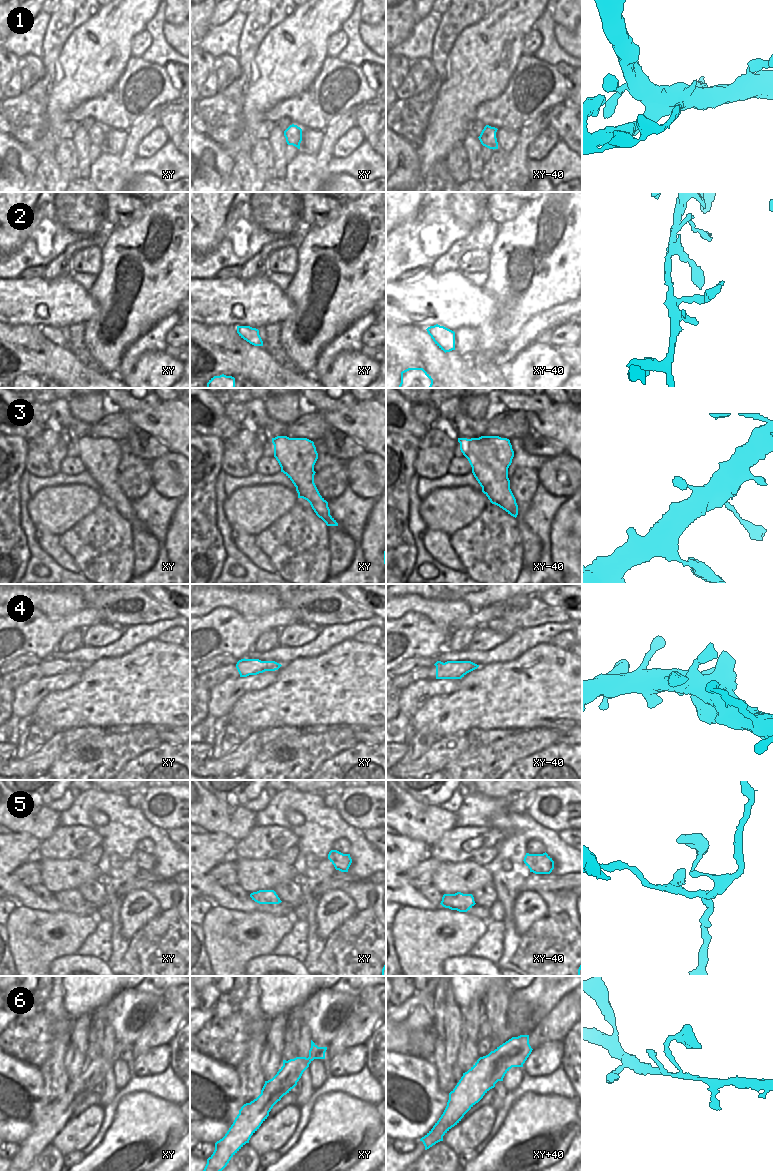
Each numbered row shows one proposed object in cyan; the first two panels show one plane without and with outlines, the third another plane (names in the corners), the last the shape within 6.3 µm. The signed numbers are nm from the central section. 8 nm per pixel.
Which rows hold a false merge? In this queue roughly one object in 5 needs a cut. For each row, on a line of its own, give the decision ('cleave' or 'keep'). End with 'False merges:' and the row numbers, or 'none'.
1: cleave
2: keep
3: keep
4: keep
5: keep
6: keep
False merges: 1

